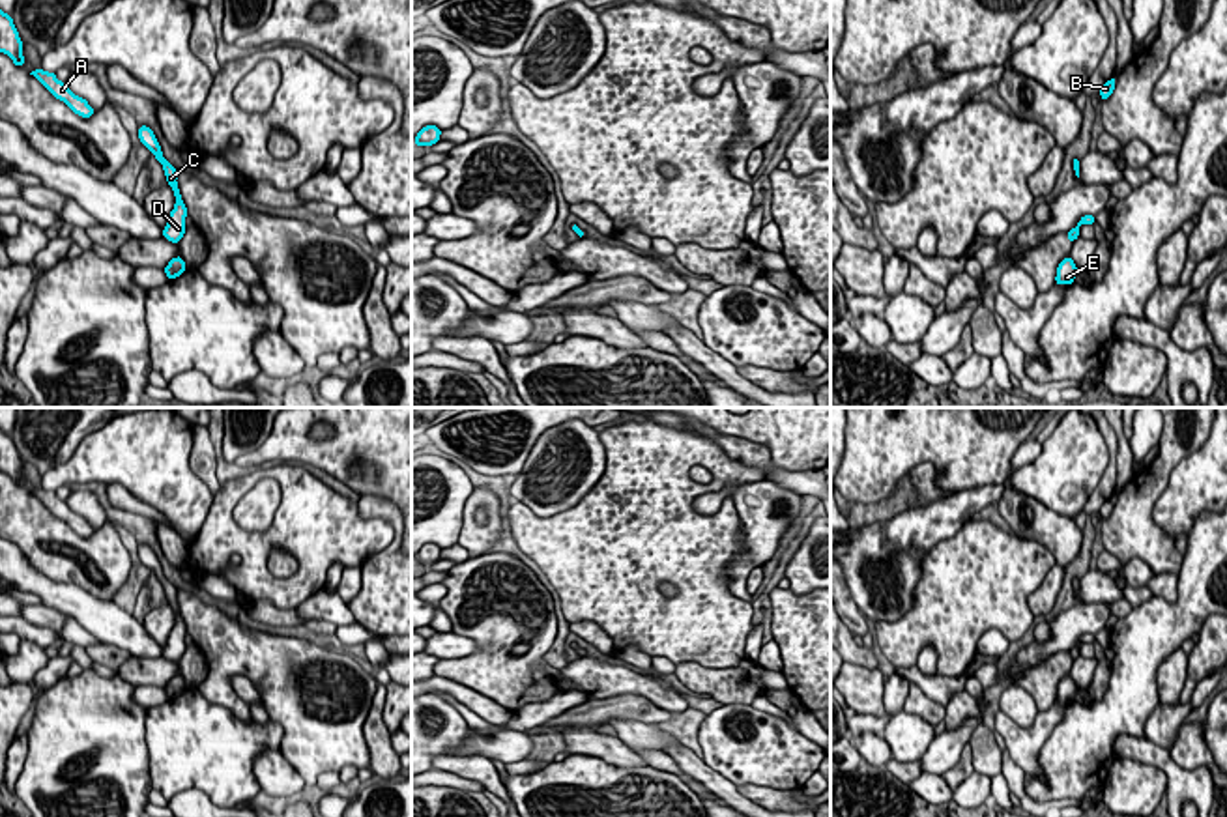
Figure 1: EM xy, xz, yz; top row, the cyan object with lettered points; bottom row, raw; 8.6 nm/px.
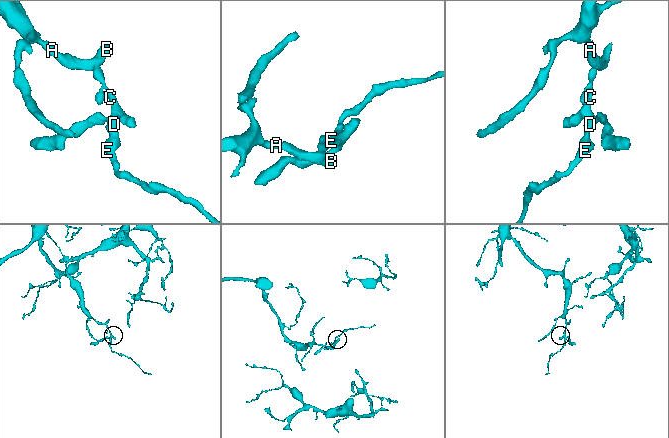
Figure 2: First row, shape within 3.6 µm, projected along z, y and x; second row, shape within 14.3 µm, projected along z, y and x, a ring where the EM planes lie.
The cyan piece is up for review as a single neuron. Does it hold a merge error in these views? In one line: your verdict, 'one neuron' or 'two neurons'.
one neuron

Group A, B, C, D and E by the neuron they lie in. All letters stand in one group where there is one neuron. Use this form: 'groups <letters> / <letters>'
groups A B C D E

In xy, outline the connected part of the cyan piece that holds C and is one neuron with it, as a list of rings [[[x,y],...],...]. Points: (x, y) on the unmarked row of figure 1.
[[[148,544],[138,546],[138,557],[155,574],[157,581],[163,583],[166,600],[174,609],[176,623],[168,634],[166,645],[163,649],[163,656],[172,662],[180,662],[180,658],[183,656],[183,652],[187,649],[187,645],[185,645],[187,626],[185,626],[180,608],[178,608],[178,600],[176,600],[178,589],[163,576],[161,565],[159,565],[153,550]]]

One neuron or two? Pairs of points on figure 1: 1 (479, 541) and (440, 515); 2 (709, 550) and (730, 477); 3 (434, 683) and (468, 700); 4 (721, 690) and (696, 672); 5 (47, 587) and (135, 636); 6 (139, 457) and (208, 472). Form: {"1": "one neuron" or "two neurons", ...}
{"1": "two neurons", "2": "one neuron", "3": "one neuron", "4": "one neuron", "5": "one neuron", "6": "two neurons"}

